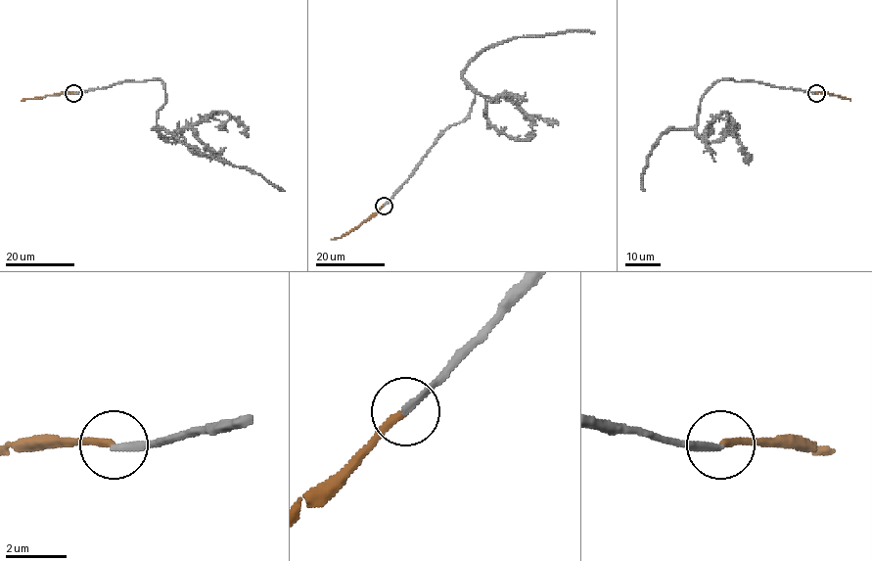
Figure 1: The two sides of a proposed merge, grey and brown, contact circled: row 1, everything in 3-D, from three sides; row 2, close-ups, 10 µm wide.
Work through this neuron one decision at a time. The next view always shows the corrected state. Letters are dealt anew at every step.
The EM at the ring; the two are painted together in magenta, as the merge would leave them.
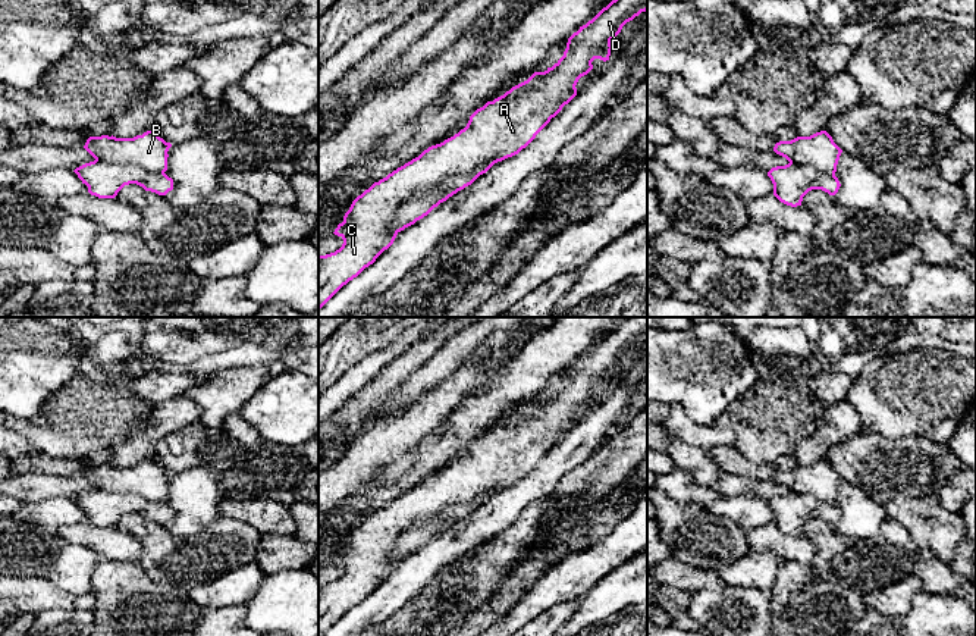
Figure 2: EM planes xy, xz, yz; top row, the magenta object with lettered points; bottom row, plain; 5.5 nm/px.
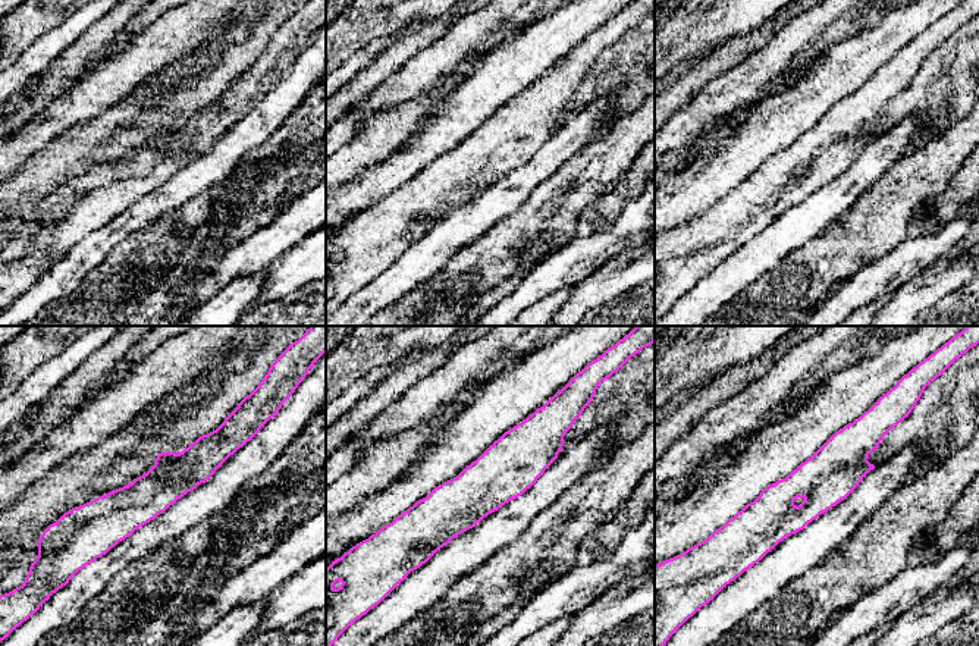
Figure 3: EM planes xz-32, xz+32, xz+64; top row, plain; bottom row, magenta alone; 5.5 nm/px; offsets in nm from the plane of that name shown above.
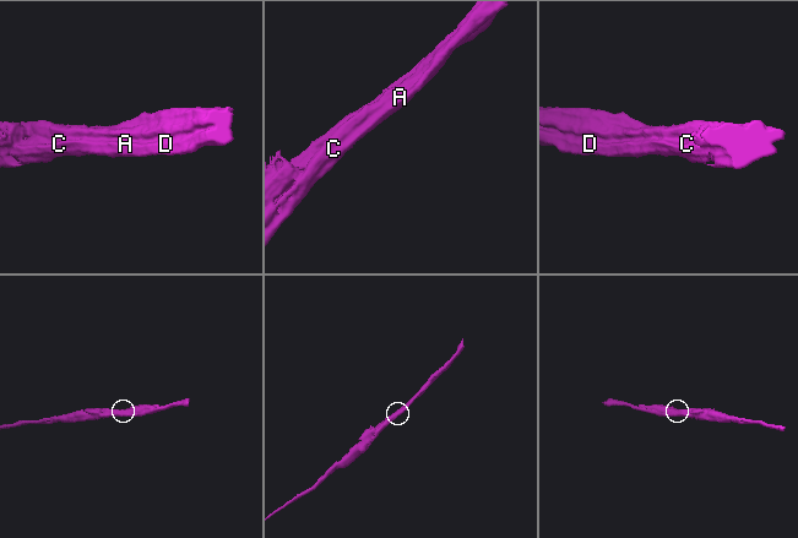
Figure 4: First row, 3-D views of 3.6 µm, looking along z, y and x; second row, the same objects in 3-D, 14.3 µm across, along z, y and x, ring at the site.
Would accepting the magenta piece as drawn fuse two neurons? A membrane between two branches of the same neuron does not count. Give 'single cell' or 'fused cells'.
fused cells

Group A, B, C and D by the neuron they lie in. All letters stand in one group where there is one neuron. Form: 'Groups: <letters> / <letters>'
Groups: A C D / B

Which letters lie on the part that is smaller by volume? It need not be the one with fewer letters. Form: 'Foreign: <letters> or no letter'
Foreign: B

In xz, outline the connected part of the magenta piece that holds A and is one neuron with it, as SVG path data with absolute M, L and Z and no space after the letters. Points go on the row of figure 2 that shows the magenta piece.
M612 0L568 38L564 56L552 68L534 72L527 81L487 101L470 116L467 126L458 134L429 147L358 195L333 232L343 239L342 247L335 253L318 256L318 308L393 244L398 232L390 232L387 225L401 203L430 189L446 176L468 173L487 162L498 163L518 154L577 95L575 85L593 69L591 62L609 60L611 40L627 22L646 10L647 0Z

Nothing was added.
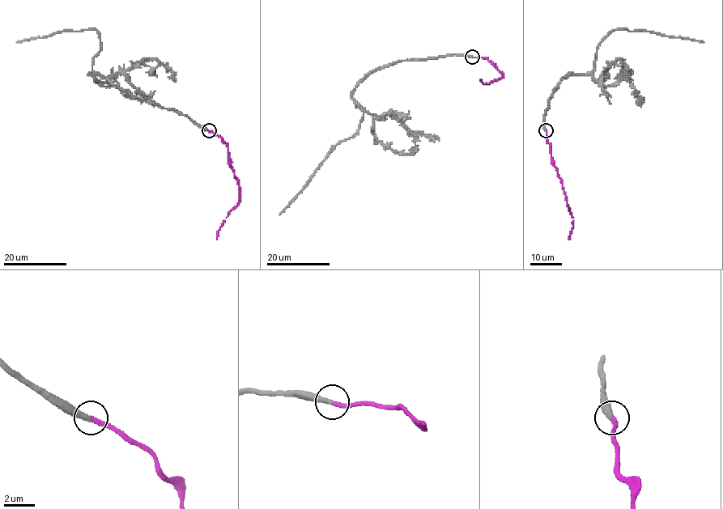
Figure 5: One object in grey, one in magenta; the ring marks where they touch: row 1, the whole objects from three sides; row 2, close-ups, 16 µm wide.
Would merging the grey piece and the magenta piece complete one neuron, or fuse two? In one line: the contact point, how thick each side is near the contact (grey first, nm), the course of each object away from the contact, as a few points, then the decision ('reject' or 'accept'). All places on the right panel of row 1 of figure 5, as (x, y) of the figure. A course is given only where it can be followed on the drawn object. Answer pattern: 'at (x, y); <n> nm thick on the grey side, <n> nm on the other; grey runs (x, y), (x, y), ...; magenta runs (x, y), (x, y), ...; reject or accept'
at (546, 130); 340 nm thick on the grey side, 300 nm on the other; grey runs (546, 130), (543, 116), (558, 85), (569, 74), (589, 74), (598, 44), (613, 31), (647, 31), (703, 42); magenta runs (546, 130), (552, 164), (561, 180), (572, 218), (572, 227), (567, 239); accept

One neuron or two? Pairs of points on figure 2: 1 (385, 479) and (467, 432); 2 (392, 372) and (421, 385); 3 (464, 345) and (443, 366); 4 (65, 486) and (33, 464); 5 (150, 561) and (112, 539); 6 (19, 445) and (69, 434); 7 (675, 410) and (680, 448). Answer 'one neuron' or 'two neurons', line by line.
1: two neurons
2: two neurons
3: one neuron
4: two neurons
5: two neurons
6: two neurons
7: two neurons

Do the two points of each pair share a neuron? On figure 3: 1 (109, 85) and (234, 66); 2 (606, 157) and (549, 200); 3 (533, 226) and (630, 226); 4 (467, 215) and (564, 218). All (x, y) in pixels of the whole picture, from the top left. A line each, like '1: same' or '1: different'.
1: different
2: same
3: different
4: different

